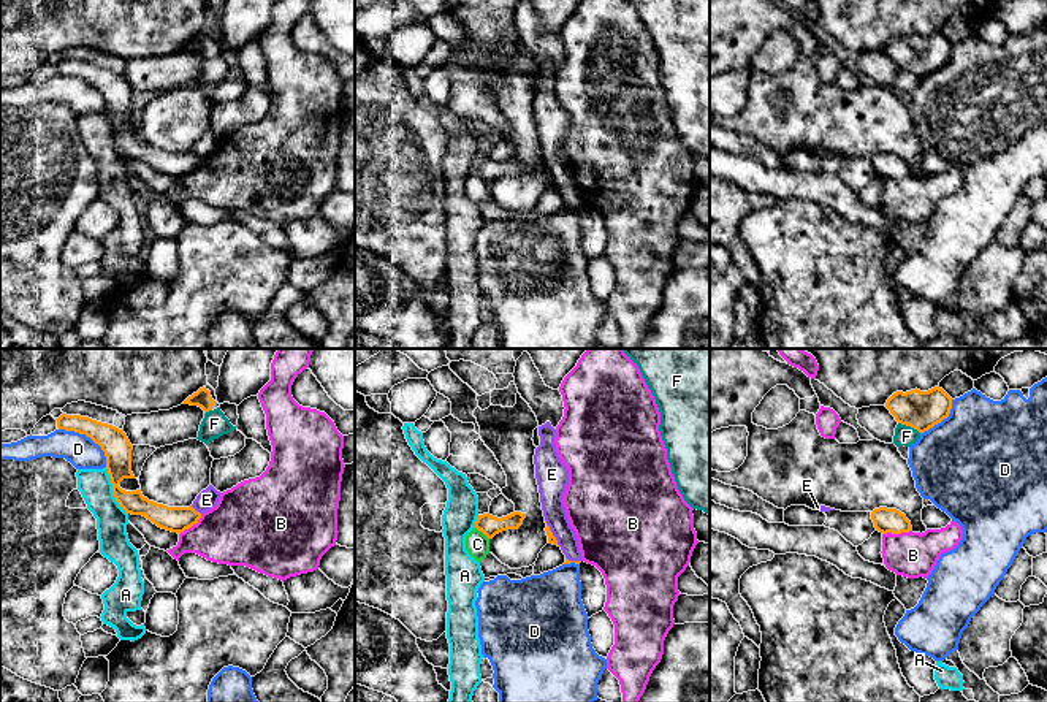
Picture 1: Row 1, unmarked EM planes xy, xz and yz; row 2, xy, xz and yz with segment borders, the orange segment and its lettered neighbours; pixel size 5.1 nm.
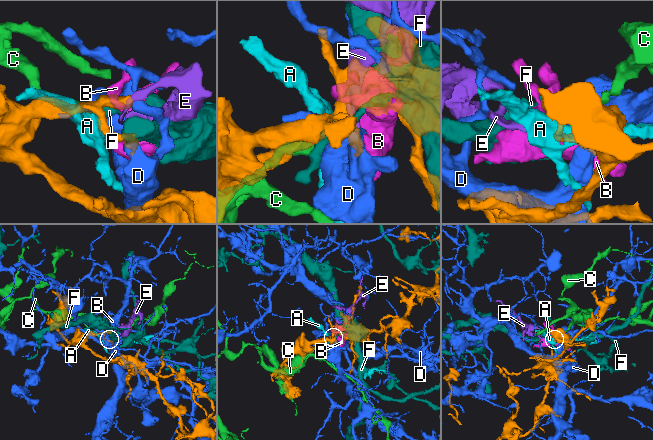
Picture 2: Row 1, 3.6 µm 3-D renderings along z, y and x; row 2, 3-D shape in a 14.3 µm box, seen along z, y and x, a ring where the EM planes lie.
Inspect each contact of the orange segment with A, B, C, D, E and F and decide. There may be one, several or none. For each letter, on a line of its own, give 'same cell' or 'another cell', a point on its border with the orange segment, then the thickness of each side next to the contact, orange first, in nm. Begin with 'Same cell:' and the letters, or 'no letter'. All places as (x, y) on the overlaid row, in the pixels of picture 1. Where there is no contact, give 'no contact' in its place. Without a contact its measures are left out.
Same cell: no letter
A: another cell; meets orange in xy at (113, 492); 140 nm thick on the orange side, 160 nm on the other
B: another cell; meets orange in yz at (897, 533); 130 nm thick on the orange side, 240 nm on the other
C: another cell; meets orange in xz at (482, 531); 100 nm thick on the orange side, 120 nm on the other
D: another cell; meets orange in xy at (89, 436); 140 nm thick on the orange side, 160 nm on the other
E: another cell; meets orange in xy at (194, 509); 130 nm thick on the orange side, 100 nm on the other
F: another cell; meets orange in yz at (909, 425); 190 nm thick on the orange side, 100 nm on the other

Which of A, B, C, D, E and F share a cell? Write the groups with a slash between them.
A / B / C / D / E / F

